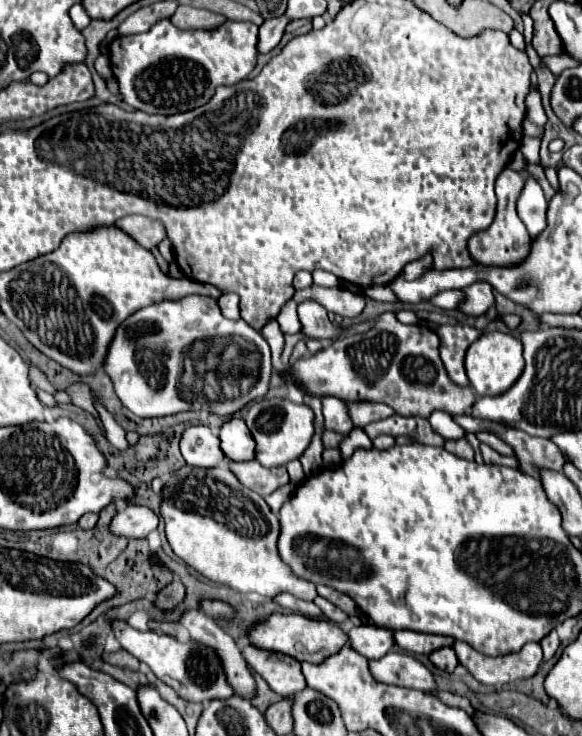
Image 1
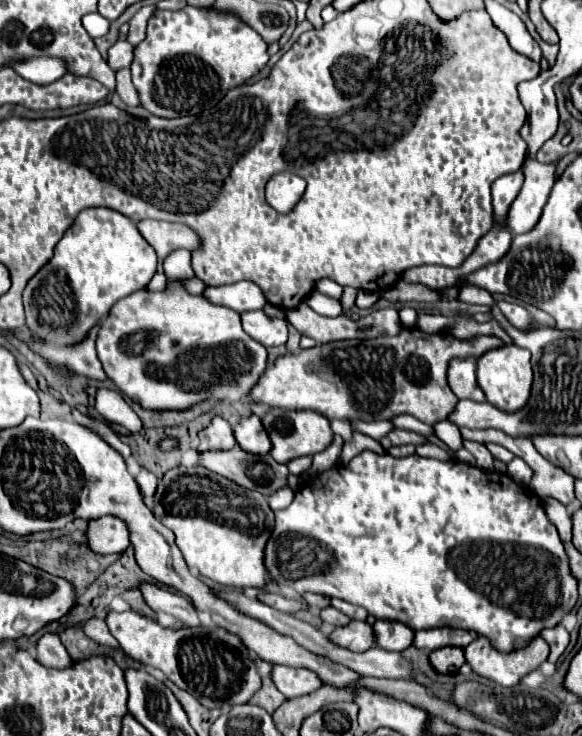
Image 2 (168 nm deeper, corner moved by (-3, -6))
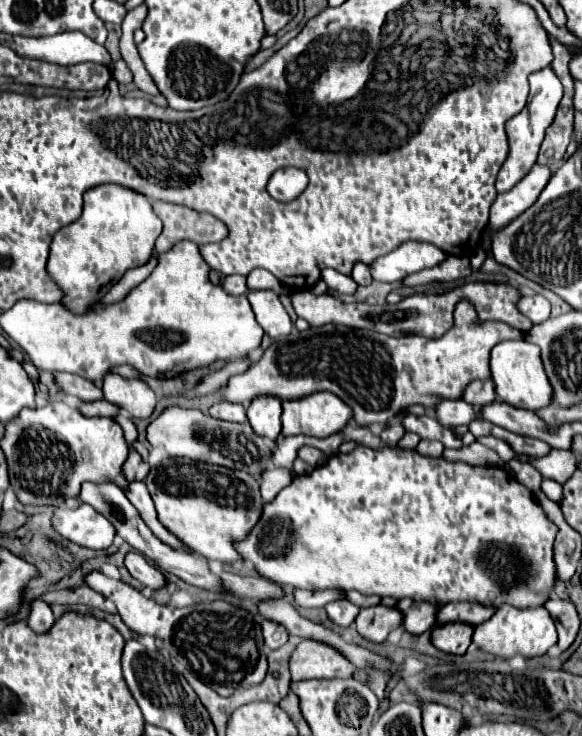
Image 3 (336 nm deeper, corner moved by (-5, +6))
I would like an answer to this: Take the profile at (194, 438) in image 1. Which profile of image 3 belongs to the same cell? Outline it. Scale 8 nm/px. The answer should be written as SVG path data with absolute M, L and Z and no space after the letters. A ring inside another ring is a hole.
M218 402L210 408L210 416L218 420L228 420L228 422L246 422L246 408L242 404L232 404L232 402Z

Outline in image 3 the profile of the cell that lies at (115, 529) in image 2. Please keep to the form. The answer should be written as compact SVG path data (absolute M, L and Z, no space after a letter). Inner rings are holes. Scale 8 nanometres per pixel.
M80 504L76 510L56 508L52 528L62 538L92 550L106 550L116 534L112 524L108 524L94 508L88 508L88 504Z

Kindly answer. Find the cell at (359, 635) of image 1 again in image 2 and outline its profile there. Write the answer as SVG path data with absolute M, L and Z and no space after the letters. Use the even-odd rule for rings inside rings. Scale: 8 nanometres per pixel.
M378 620L372 626L376 646L388 652L402 652L410 646L410 640L414 640L414 632L410 628L402 628L402 624L390 624L388 620Z

